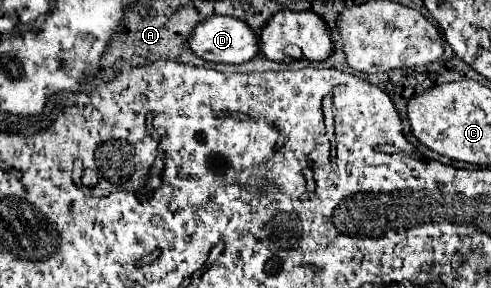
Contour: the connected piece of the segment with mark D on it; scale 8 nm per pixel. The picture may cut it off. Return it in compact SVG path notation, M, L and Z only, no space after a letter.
M210 16L202 20L202 24L198 24L190 32L186 44L198 58L210 60L210 62L222 62L222 64L242 64L260 54L258 34L250 26L246 26L246 22L230 16Z

